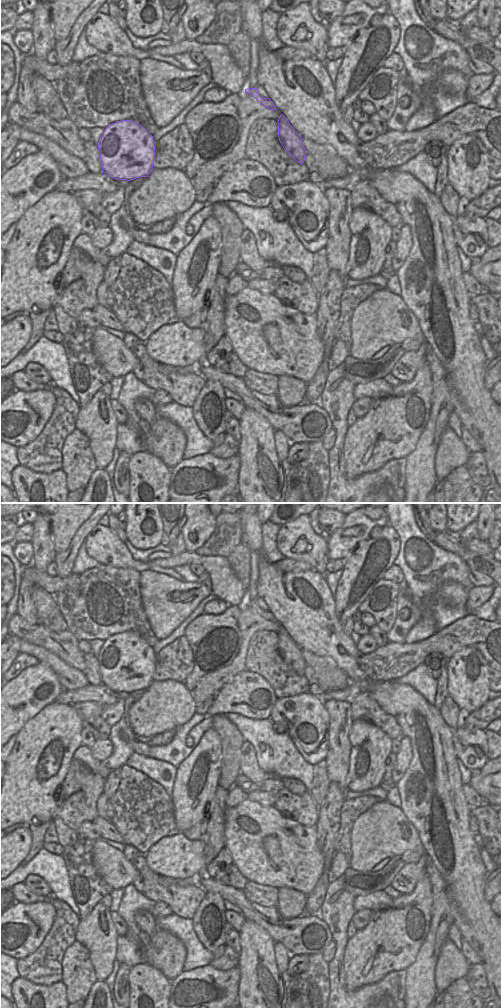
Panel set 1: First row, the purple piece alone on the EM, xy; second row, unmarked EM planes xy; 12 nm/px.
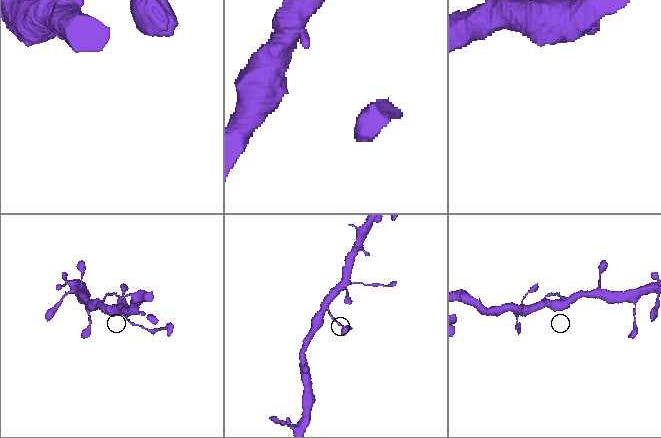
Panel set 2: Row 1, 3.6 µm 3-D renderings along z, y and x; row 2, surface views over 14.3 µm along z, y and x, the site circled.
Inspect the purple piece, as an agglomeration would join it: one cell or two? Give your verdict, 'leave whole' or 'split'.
leave whole

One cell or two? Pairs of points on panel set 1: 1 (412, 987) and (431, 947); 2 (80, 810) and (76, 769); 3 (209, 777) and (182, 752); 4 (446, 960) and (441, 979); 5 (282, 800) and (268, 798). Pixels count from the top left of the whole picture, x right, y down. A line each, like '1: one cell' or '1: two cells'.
1: one cell
2: one cell
3: two cells
4: one cell
5: two cells

